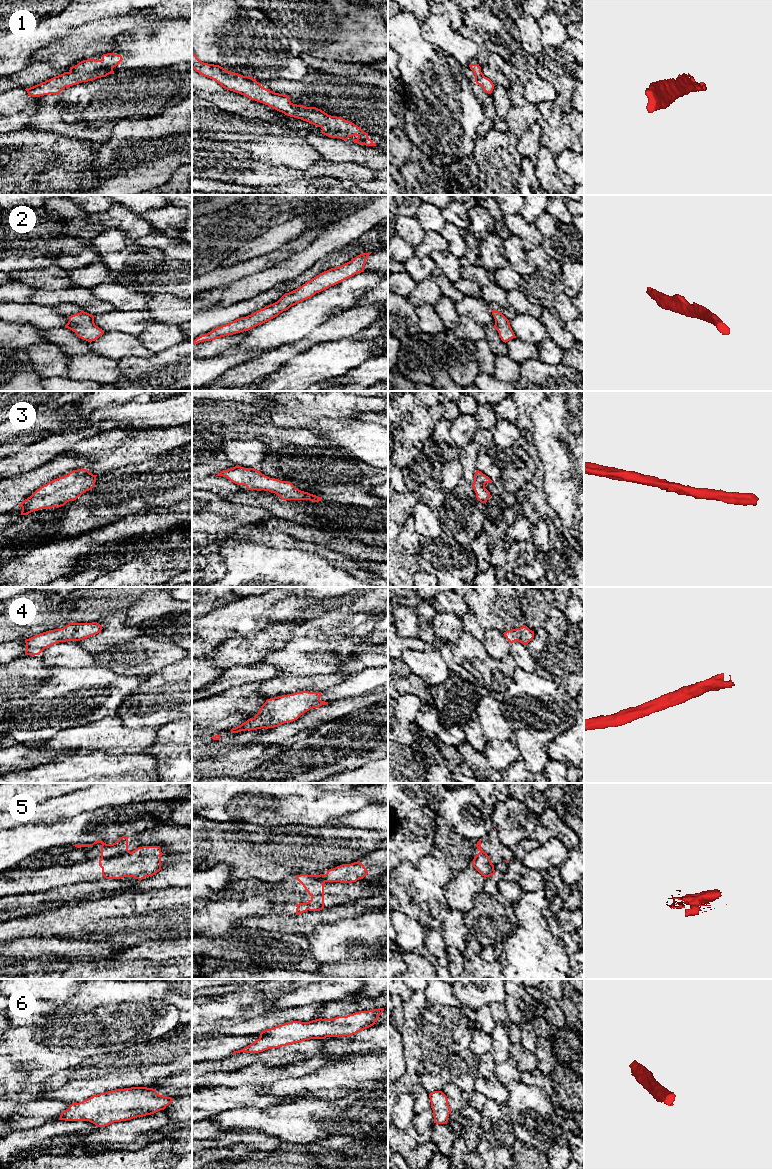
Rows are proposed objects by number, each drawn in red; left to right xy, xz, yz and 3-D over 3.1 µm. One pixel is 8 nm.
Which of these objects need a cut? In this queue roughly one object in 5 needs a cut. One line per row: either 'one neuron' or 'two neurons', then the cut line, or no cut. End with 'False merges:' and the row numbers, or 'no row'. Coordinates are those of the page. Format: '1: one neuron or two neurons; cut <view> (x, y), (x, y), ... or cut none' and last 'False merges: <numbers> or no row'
1: one neuron; cut none
2: one neuron; cut none
3: one neuron; cut none
4: one neuron; cut none
5: two neurons; cut xy (130, 852), (101, 858)
6: one neuron; cut none
False merges: 5

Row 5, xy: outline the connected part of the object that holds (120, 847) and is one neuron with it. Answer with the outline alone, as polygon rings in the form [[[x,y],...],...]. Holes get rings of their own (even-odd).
[[[122,836],[113,844],[106,844],[102,840],[97,840],[93,844],[75,844],[73,846],[77,848],[81,847],[93,847],[94,844],[101,843],[101,858],[112,858],[119,855],[129,854],[128,850],[128,838]]]

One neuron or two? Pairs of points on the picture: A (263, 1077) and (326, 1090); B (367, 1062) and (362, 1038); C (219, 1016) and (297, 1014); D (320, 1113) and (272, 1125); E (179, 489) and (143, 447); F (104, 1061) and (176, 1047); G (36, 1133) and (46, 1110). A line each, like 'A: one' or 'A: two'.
A: two
B: two
C: two
D: one
E: two
F: one
G: two

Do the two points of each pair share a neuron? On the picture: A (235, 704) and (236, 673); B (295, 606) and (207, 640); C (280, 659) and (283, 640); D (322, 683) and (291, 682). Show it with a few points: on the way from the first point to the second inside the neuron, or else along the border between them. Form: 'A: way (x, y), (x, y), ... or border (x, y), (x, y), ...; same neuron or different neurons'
A: border (259, 681), (232, 686), (218, 694), (214, 694); different neurons
B: way (273, 609), (249, 609), (235, 620), (229, 621); same neuron
C: way (283, 654), (283, 645); same neuron
D: way (314, 682), (299, 682); same neuron

